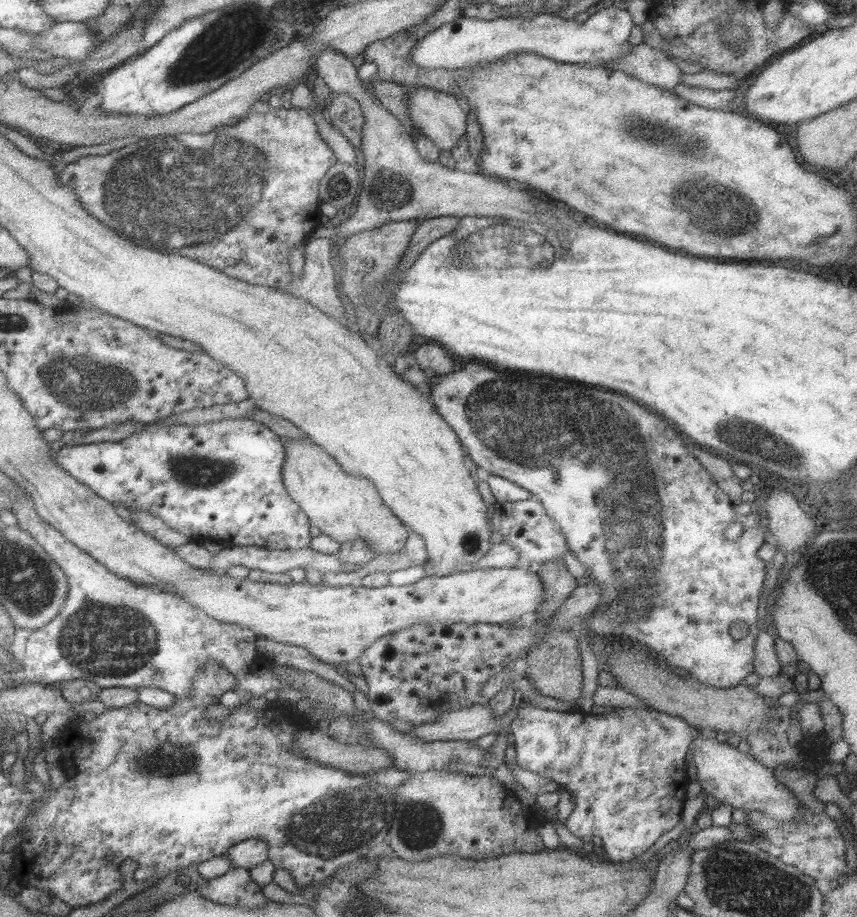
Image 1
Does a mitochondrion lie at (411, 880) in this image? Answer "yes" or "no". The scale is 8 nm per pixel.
no

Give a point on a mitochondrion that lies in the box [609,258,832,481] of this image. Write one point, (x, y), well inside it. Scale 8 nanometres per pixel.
(745, 433)

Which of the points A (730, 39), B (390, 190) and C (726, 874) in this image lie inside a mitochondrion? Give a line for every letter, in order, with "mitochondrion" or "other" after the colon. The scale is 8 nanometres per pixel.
A: mitochondrion
B: mitochondrion
C: mitochondrion

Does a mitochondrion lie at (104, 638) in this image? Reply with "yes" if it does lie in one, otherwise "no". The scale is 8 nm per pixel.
yes

